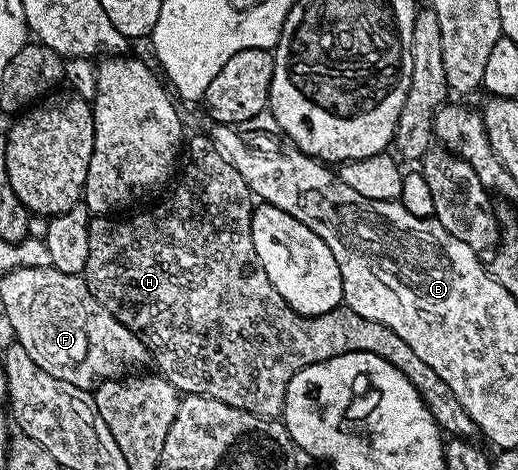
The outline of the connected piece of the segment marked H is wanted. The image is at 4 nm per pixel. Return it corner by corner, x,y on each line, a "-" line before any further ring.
205,133
196,135
191,142
189,139
188,150
189,146
190,159
187,160
186,167
183,168
182,175
178,178
178,187
171,192
170,198
164,199
159,204
158,210
152,211
151,214
138,214
135,218
122,218
119,222
114,216
94,216
90,219
90,231
88,232
88,264
84,275
86,286
92,292
92,296
96,296
96,300
100,300
100,304
105,310
112,312
112,316
116,316
116,320
120,320
120,324
124,324
136,337
141,338
142,343
148,347
148,354
152,362
154,358
155,364
158,365
157,373
168,379
183,395
206,394
232,408
259,414
262,418
277,419
284,410
284,396
288,392
288,384
292,380
292,376
296,376
296,372
300,372
312,364
320,364
324,360
332,360
336,356
344,356
348,352
372,352
372,356
380,356
380,360
388,360
388,364
392,364
392,368
396,368
400,372
404,372
404,376
408,376
408,380
417,388
424,404
432,412
439,430
455,438
473,439
478,434
478,426
472,420
472,416
468,416
468,412
464,412
464,404
460,404
460,400
456,400
452,388
448,388
448,384
444,384
444,380
440,380
440,376
436,376
435,370
430,365
424,364
424,360
420,360
420,356
416,356
416,352
412,352
412,347
404,344
404,340
400,340
400,336
396,336
396,332
392,332
392,328
388,328
376,320
368,320
364,316
359,316
357,312
352,312
344,304
336,307
332,312
324,312
320,316
307,318
304,314
297,314
286,303
284,296
280,296
280,292
276,292
276,288
272,288
272,280
268,280
268,272
264,272
264,264
260,264
260,256
256,256
256,248
252,244
250,215
254,212
255,203
252,201
248,184
244,184
244,176
240,176
240,172
236,172
236,168
232,168
232,164
228,164
228,160
224,160
224,156
220,156
220,152
212,145

